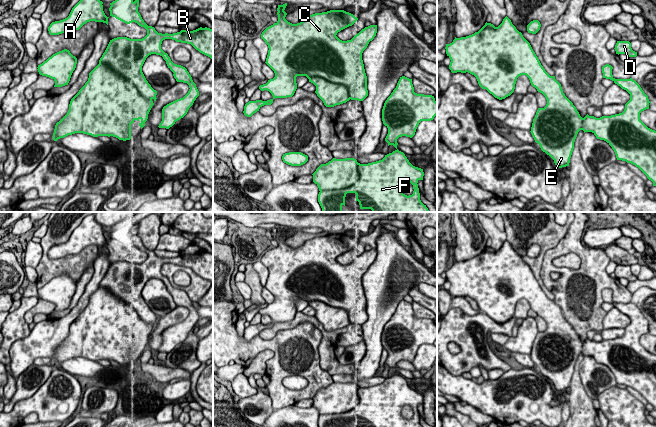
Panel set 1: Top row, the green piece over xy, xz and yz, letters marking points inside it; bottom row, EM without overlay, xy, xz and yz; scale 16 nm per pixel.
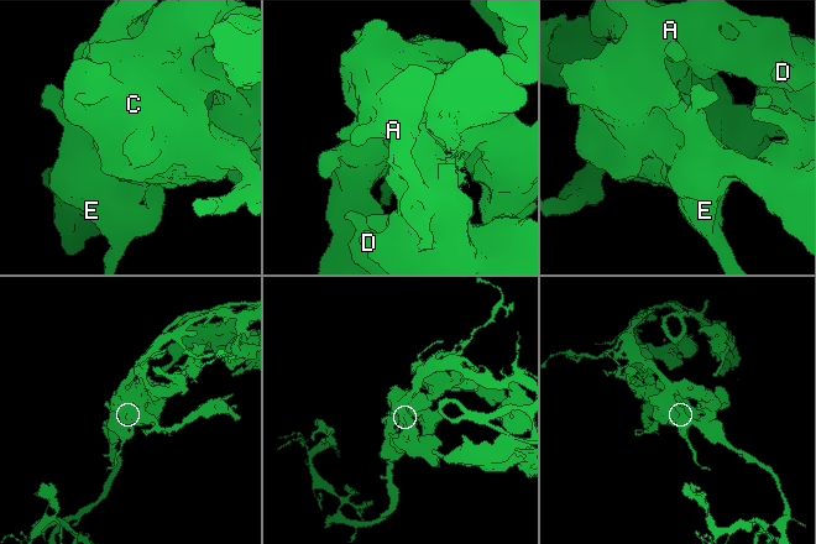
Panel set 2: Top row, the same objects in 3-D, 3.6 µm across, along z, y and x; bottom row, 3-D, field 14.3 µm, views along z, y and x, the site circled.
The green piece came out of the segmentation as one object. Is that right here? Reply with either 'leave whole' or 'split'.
leave whole

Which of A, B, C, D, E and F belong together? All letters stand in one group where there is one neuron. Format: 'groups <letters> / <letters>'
groups A B C D E F

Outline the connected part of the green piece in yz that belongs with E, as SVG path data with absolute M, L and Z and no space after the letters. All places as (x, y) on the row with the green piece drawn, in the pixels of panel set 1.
M507 16L498 27L486 22L472 35L455 37L452 43L446 44L445 49L451 60L449 69L452 73L468 72L474 75L479 86L499 100L505 99L514 92L519 76L526 75L529 78L531 85L547 100L544 108L538 108L530 132L541 150L554 160L557 167L569 166L575 139L578 132L583 130L584 133L592 132L597 139L606 141L614 150L617 160L635 165L653 182L653 186L656 186L656 131L648 128L640 120L640 113L649 109L651 102L640 85L632 78L615 79L612 75L613 67L609 64L604 65L603 78L612 80L626 90L630 94L630 100L625 104L622 113L600 118L587 114L582 118L563 93L561 84L555 76L550 76L545 71L530 43Z

